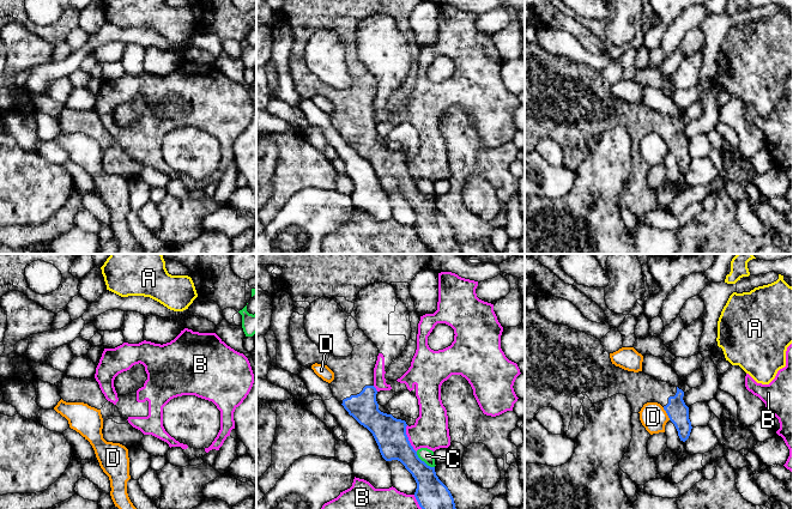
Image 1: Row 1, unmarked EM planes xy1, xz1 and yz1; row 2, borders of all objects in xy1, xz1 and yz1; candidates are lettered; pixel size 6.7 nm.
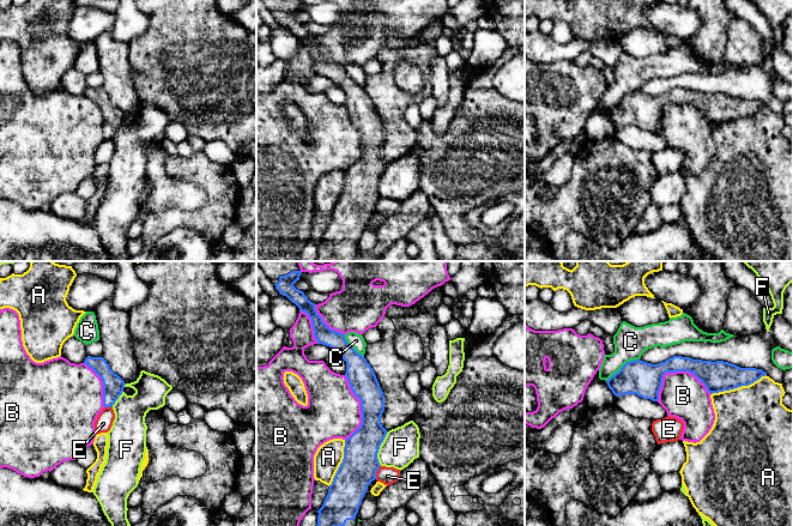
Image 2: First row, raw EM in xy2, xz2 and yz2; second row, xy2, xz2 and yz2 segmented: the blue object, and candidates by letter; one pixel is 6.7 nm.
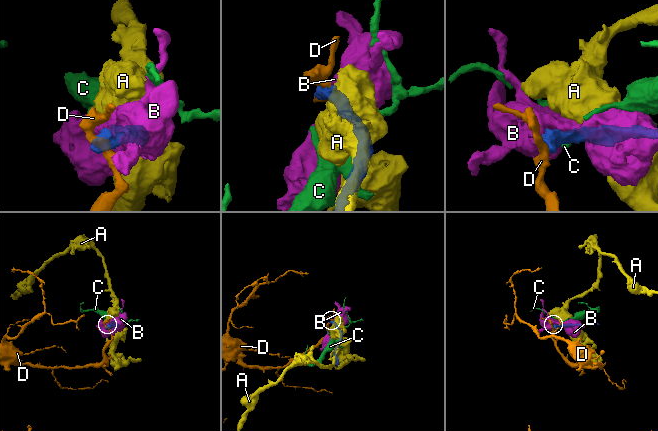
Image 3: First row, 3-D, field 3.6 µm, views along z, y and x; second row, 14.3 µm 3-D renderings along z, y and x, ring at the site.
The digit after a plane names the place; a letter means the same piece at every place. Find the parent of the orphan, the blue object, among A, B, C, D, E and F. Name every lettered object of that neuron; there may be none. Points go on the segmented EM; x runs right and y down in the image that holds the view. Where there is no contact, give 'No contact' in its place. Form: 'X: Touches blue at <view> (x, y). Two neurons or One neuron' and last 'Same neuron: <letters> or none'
A: Touches blue at yz2 (738, 386). Two neurons
B: Touches blue at yz2 (675, 372). Two neurons
C: Touches blue at yz2 (622, 367). Two neurons
D: Touches blue at yz1 (666, 412). Two neurons
E: Touches blue at xz2 (376, 471). Two neurons
F: Touches blue at xz2 (379, 448). Two neurons
Same neuron: none

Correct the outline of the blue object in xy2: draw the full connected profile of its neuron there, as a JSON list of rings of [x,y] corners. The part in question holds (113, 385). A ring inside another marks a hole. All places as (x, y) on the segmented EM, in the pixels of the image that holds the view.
[[[87,356],[84,363],[91,368],[103,382],[103,405],[113,407],[115,401],[122,394],[125,381],[115,374],[103,357]]]

